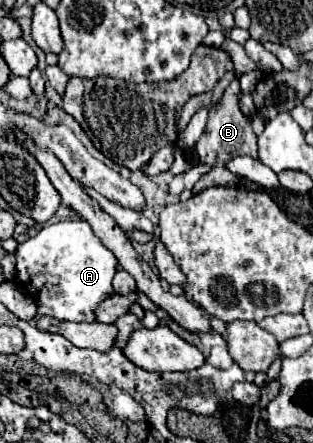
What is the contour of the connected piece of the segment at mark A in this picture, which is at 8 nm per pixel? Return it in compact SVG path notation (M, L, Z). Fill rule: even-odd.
M61 220L57 224L45 224L37 236L29 238L27 242L17 246L17 282L33 296L37 302L37 314L39 316L53 316L59 320L69 322L93 322L93 310L95 306L111 296L113 286L111 280L115 276L117 260L109 248L103 246L103 242L95 236L91 226L85 220Z

